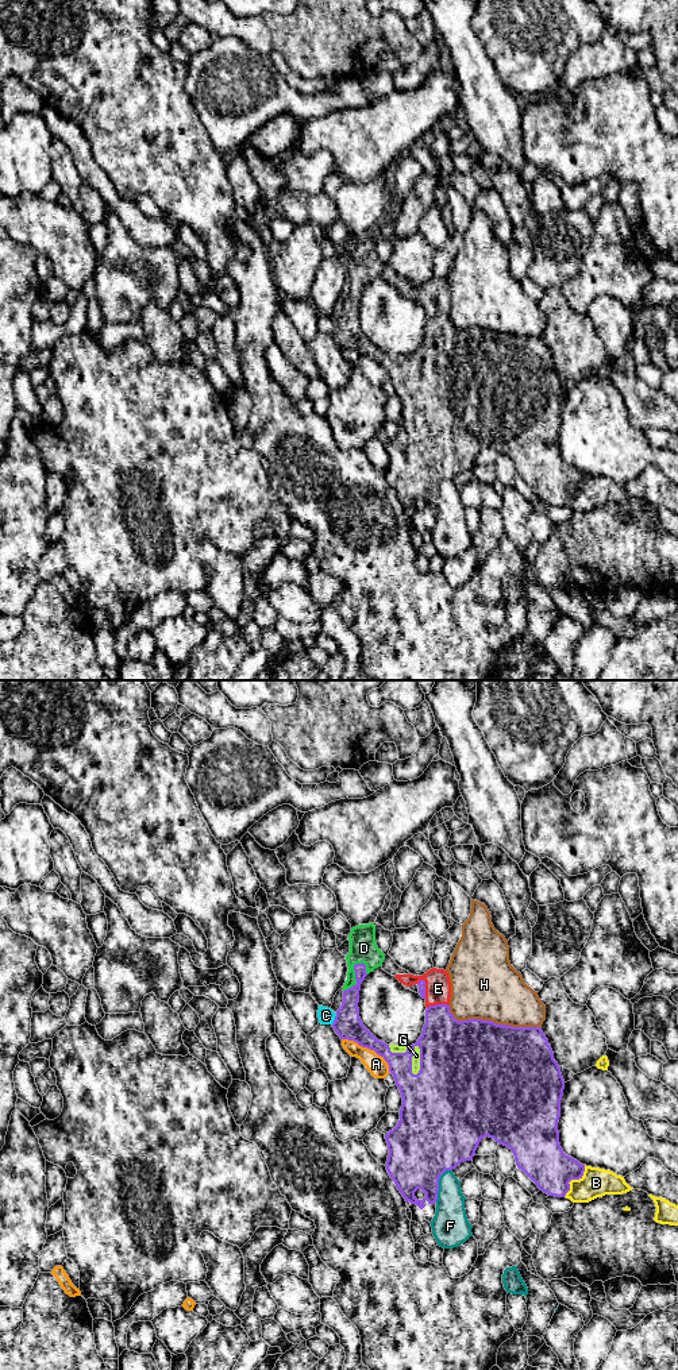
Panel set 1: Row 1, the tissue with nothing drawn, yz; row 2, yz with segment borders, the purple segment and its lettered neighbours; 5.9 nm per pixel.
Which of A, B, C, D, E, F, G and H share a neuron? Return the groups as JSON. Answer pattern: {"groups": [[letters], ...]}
{"groups": [["A"], ["B"], ["C"], ["D", "E", "G"], ["F"], ["H"]]}

